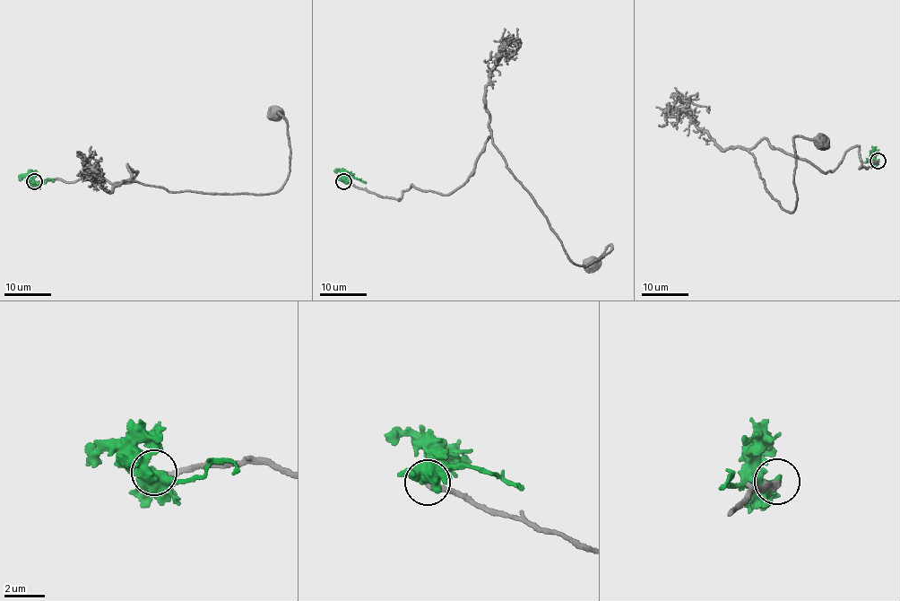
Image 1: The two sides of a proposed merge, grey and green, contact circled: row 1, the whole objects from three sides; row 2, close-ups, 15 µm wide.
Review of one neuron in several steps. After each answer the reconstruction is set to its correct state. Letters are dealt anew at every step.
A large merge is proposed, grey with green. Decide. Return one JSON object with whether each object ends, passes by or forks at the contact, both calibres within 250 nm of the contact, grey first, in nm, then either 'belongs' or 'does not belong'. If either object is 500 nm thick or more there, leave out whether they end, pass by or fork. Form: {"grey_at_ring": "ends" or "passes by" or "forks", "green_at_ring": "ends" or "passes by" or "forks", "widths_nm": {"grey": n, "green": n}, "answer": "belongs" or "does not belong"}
{"grey_at_ring": "ends", "green_at_ring": "passes by", "widths_nm": {"grey": 320, "green": 480}, "answer": "belongs"}

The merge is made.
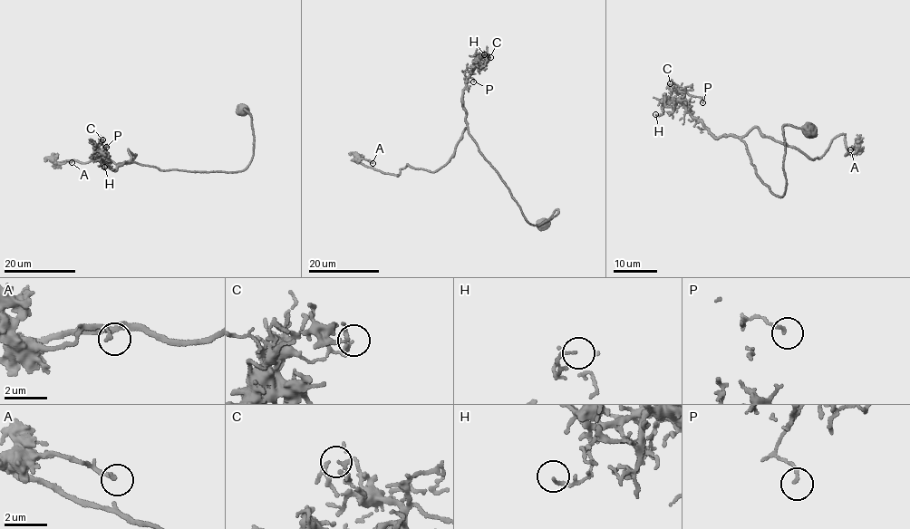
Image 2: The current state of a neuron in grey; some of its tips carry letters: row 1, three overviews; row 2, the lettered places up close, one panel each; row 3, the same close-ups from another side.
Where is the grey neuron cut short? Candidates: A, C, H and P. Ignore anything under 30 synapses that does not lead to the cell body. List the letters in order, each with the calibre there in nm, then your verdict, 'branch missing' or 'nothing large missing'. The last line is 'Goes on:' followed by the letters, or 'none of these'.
A: 170 nm | nothing large missing
C: 200 nm | nothing large missing
H: 130 nm | nothing large missing
P: 140 nm | nothing large missing
Goes on: none of these

